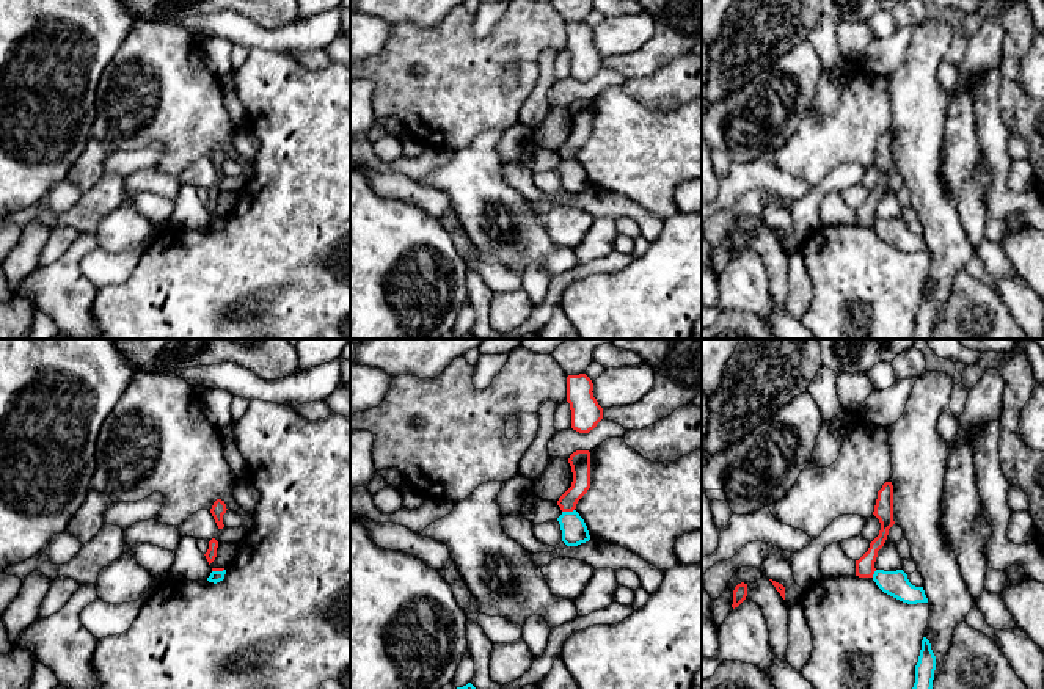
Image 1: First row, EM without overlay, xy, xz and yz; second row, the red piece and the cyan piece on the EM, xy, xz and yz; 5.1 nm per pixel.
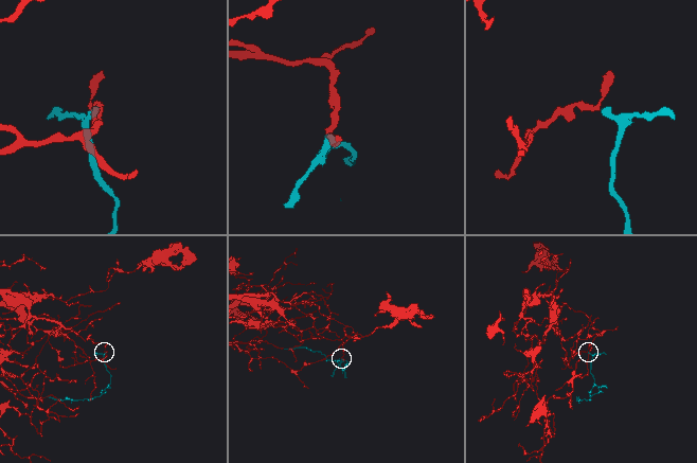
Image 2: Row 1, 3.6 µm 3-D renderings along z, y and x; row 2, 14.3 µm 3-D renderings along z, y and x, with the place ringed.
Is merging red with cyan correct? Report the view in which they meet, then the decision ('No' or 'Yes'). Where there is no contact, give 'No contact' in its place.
Touches red in xz. No

